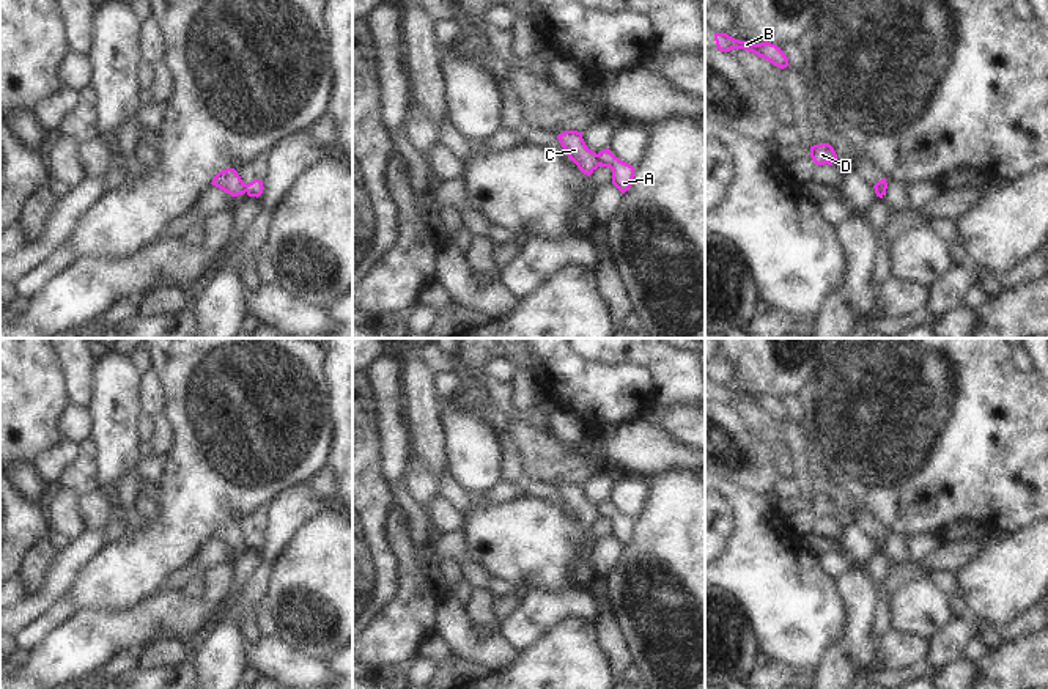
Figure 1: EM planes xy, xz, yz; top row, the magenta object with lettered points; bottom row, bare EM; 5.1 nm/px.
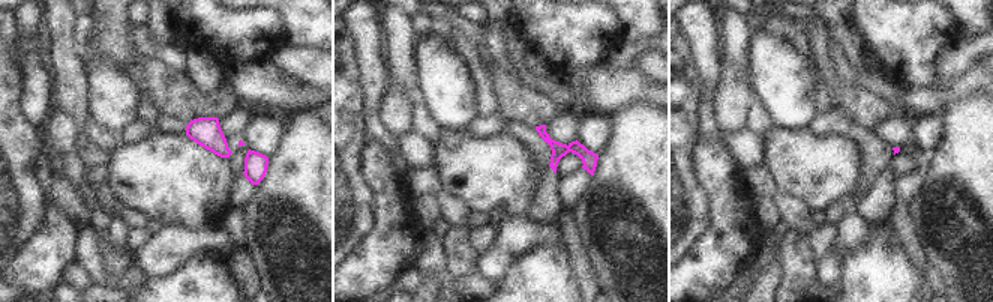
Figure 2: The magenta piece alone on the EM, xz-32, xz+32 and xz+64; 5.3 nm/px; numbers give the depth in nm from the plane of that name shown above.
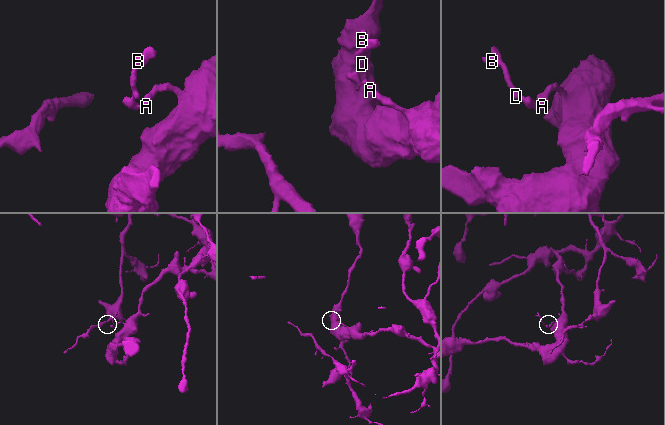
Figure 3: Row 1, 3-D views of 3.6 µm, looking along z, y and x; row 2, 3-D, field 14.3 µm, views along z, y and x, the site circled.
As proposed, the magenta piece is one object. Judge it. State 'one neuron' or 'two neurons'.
two neurons

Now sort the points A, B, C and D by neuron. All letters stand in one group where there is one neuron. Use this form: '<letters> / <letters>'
A / B C D

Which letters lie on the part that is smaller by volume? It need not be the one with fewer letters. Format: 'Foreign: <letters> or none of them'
Foreign: B, C, D

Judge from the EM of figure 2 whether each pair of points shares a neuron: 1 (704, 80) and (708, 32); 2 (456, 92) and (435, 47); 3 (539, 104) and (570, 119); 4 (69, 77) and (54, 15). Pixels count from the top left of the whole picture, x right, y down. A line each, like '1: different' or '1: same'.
1: same
2: same
3: different
4: same

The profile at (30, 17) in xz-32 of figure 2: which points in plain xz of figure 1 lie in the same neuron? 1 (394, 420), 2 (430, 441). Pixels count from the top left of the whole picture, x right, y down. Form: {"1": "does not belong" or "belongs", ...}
{"1": "belongs", "2": "does not belong"}

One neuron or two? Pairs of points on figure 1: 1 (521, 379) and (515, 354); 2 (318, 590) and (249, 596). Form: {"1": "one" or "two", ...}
{"1": "two", "2": "two"}

